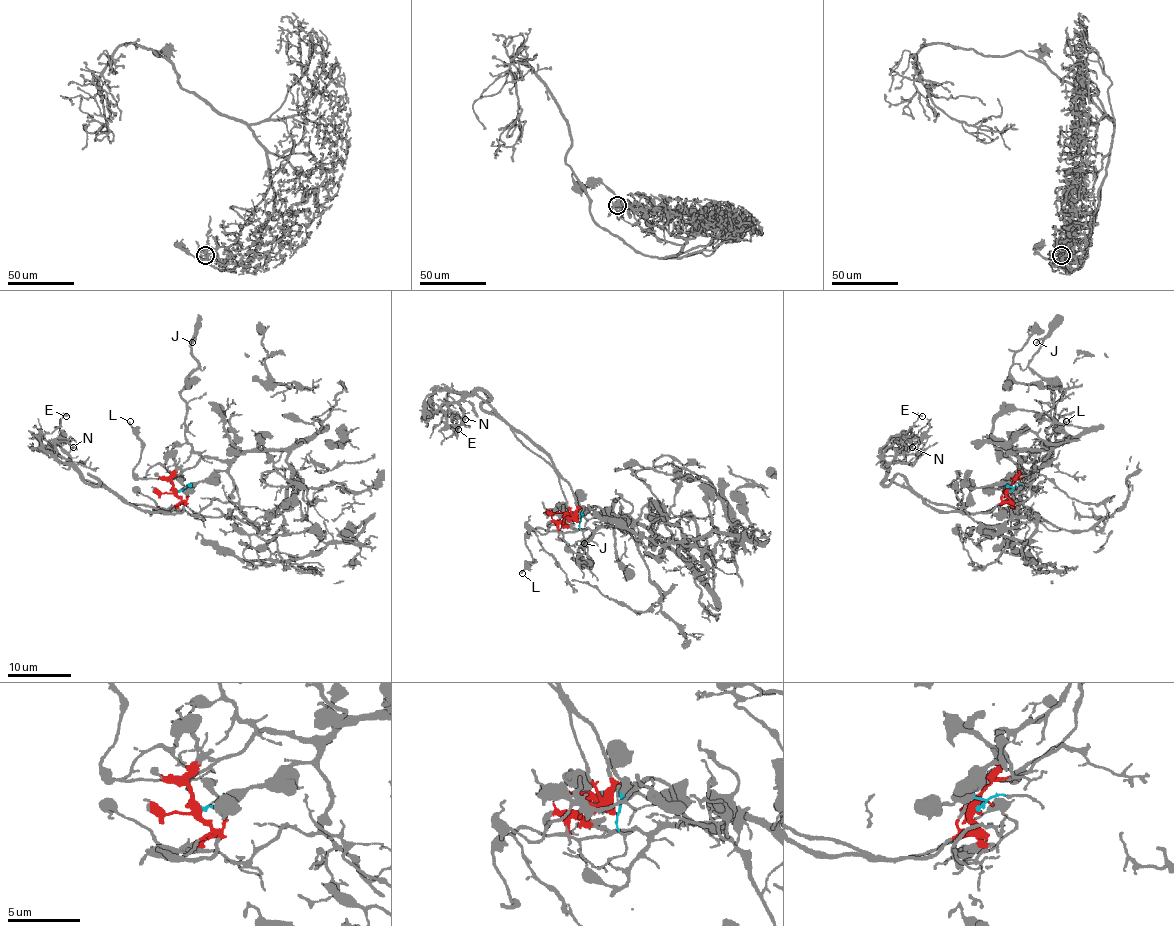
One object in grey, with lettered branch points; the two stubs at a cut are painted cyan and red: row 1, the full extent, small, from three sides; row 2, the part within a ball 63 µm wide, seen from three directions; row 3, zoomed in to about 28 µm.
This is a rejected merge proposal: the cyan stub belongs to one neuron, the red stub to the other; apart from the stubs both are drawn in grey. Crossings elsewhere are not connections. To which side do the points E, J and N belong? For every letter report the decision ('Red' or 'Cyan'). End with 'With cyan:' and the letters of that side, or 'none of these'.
E: Red
J: Cyan
N: Red
With cyan: J

